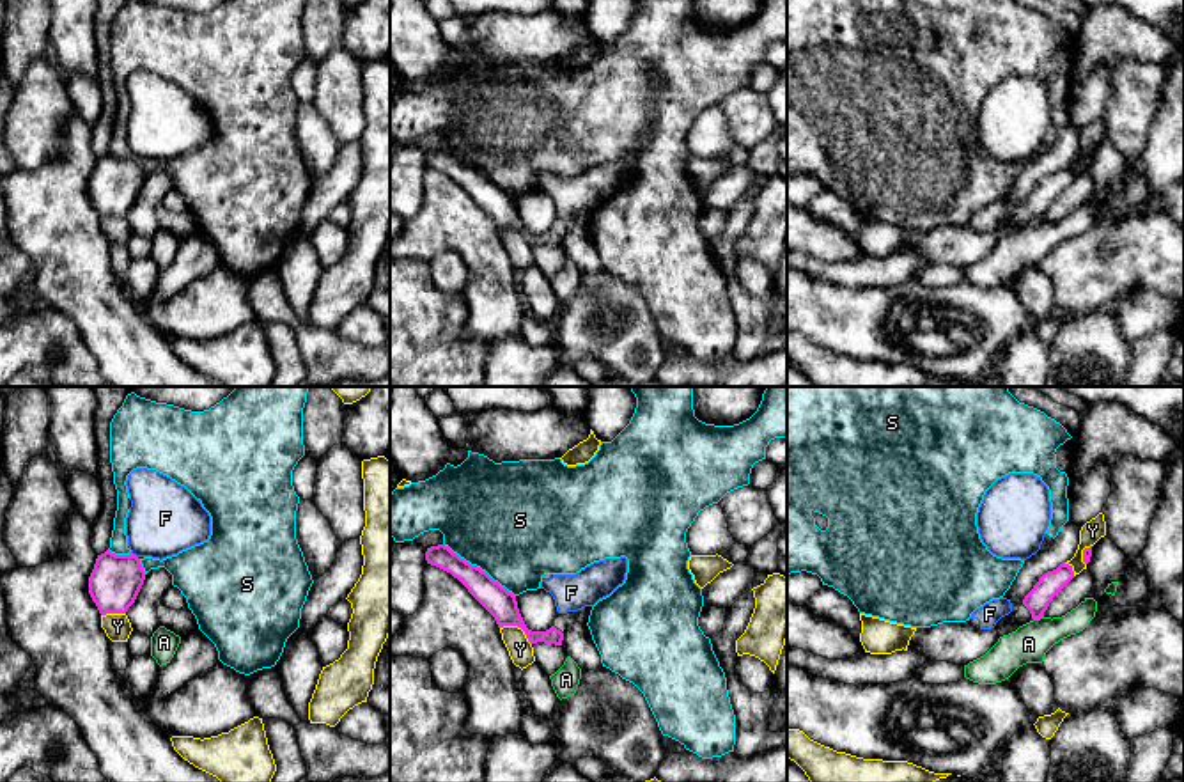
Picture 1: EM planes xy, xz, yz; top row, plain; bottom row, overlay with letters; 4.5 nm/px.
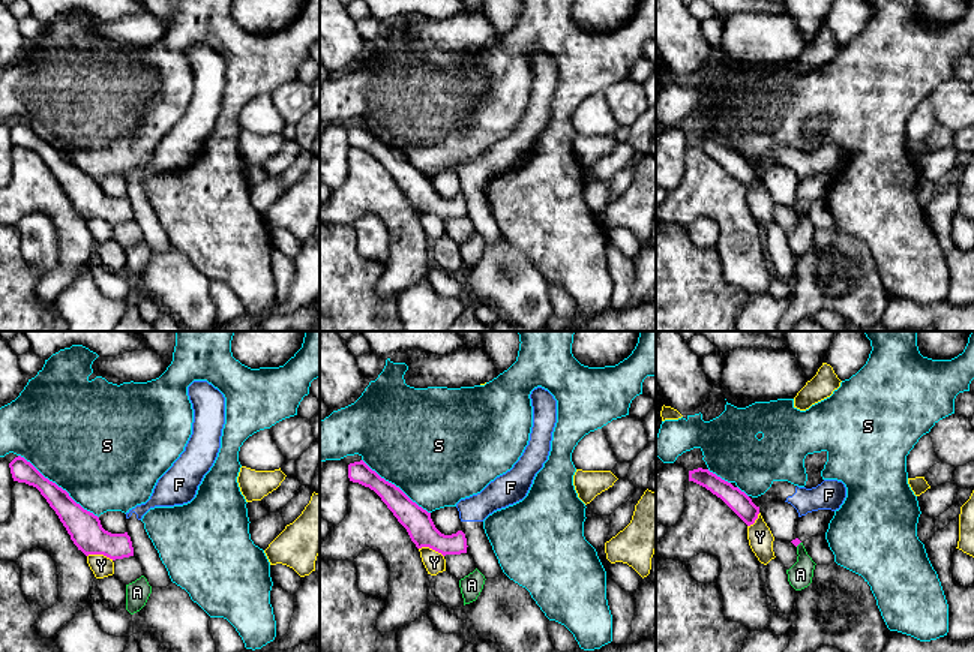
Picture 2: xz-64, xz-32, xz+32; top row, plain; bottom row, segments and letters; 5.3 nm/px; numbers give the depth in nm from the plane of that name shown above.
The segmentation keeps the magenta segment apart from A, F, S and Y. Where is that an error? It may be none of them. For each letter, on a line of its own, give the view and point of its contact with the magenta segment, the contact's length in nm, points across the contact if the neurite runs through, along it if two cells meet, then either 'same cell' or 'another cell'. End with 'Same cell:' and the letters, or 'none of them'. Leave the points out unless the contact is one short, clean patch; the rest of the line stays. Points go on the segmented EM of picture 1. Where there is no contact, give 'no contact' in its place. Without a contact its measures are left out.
A: yz (1037, 617) | 50 nm | another cell
F: xy (135, 555) | 40 nm | along xy (132, 552), (137, 557) | another cell
S: xz (479, 568) | 400 nm | another cell
Y: xz (518, 626) | 170 nm | another cell
Same cell: none of them

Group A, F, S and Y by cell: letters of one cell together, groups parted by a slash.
A / F / S / Y

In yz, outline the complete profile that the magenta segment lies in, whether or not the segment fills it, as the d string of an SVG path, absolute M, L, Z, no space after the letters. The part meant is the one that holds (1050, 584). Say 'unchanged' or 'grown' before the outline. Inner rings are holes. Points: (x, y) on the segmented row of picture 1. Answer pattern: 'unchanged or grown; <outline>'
grown; M1062 562L1056 569L1044 573L1033 589L1024 596L1016 612L1017 622L1044 617L1053 598L1074 578L1072 566Z

